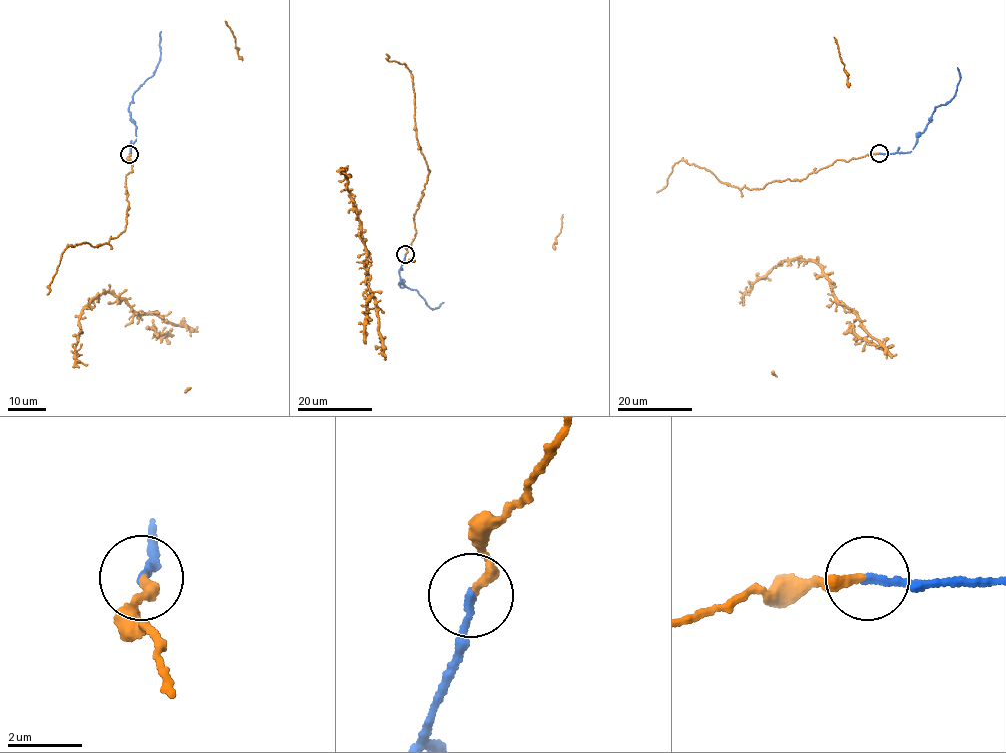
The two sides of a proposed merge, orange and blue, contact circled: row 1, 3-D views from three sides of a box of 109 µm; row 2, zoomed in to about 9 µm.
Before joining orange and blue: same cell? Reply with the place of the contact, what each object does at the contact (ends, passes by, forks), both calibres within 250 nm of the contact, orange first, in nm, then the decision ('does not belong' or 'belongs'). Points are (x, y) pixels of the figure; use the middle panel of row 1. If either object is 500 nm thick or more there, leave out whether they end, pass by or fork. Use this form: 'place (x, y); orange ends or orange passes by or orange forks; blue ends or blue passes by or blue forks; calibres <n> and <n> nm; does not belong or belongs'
place (405, 254); orange ends; blue ends; calibres 260 and 200 nm; belongs

